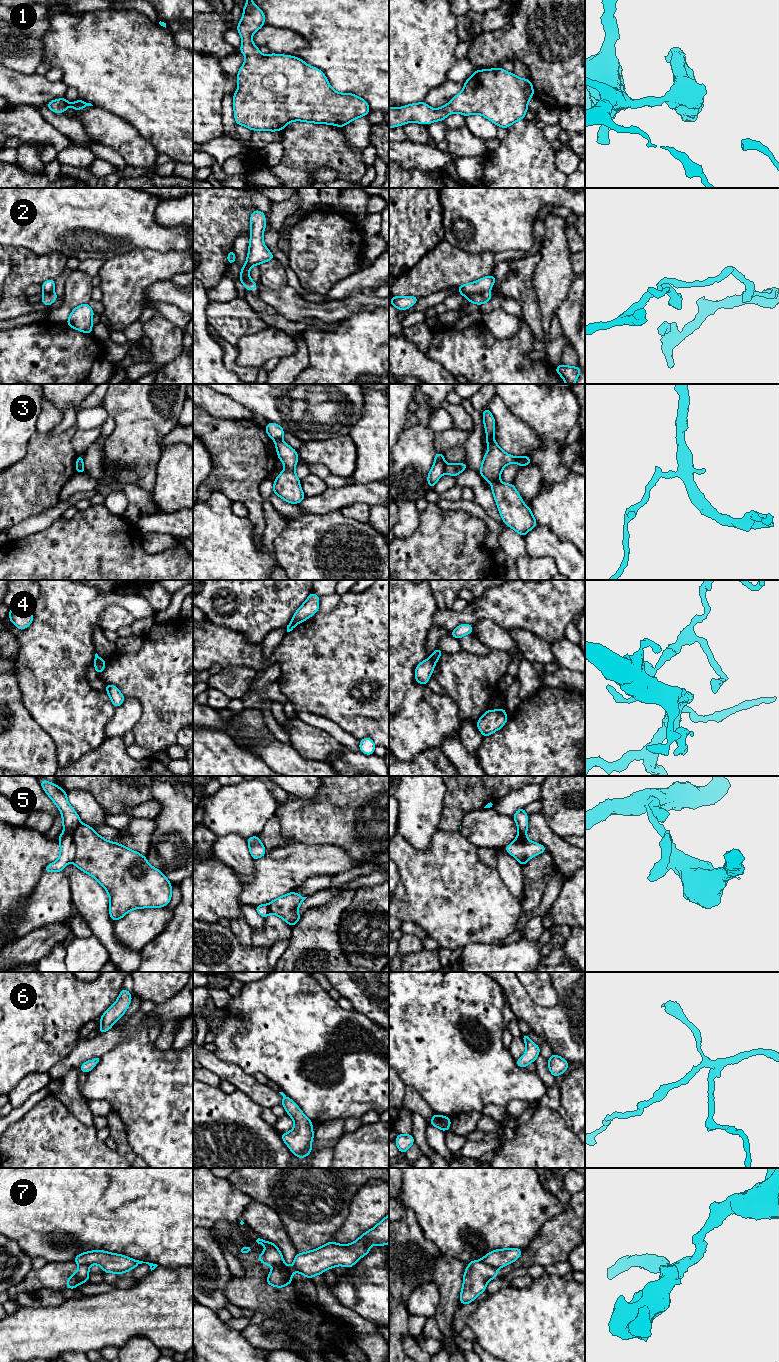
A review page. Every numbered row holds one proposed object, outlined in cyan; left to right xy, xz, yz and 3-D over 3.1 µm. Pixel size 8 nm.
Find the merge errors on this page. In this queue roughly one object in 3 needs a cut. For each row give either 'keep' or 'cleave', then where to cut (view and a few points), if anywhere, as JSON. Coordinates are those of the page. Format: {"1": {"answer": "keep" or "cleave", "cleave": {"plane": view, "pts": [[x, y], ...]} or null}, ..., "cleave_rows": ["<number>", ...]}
{"1": {"answer": "keep", "cleave": null}, "2": {"answer": "cleave", "cleave": {"plane": "yz", "pts": [[488, 290], [463, 295]]}}, "3": {"answer": "cleave", "cleave": {"plane": "yz", "pts": [[444, 465], [445, 472]]}}, "4": {"answer": "cleave", "cleave": {"plane": "yz", "pts": [[429, 658], [434, 664]]}}, "5": {"answer": "cleave", "cleave": {"plane": "xy", "pts": [[80, 822], [73, 832], [75, 857], [72, 861]]}}, "6": {"answer": "keep", "cleave": null}, "7": {"answer": "cleave", "cleave": {"plane": "yz", "pts": [[481, 1260], [496, 1269]]}}, "cleave_rows": ["2", "3", "4", "5", "7"]}

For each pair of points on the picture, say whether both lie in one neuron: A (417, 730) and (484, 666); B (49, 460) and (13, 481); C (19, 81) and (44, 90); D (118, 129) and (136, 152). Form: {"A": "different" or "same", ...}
{"A": "different", "B": "same", "C": "same", "D": "same"}

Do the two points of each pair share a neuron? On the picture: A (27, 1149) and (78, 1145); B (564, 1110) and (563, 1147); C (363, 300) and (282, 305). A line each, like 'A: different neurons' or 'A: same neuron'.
A: same neuron
B: different neurons
C: same neuron

